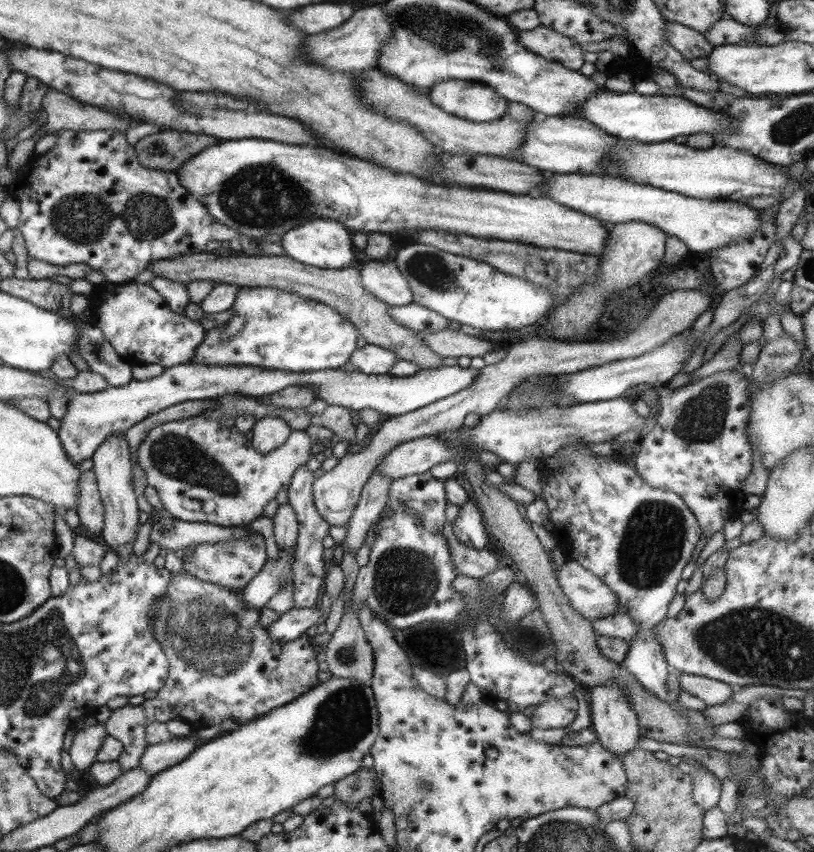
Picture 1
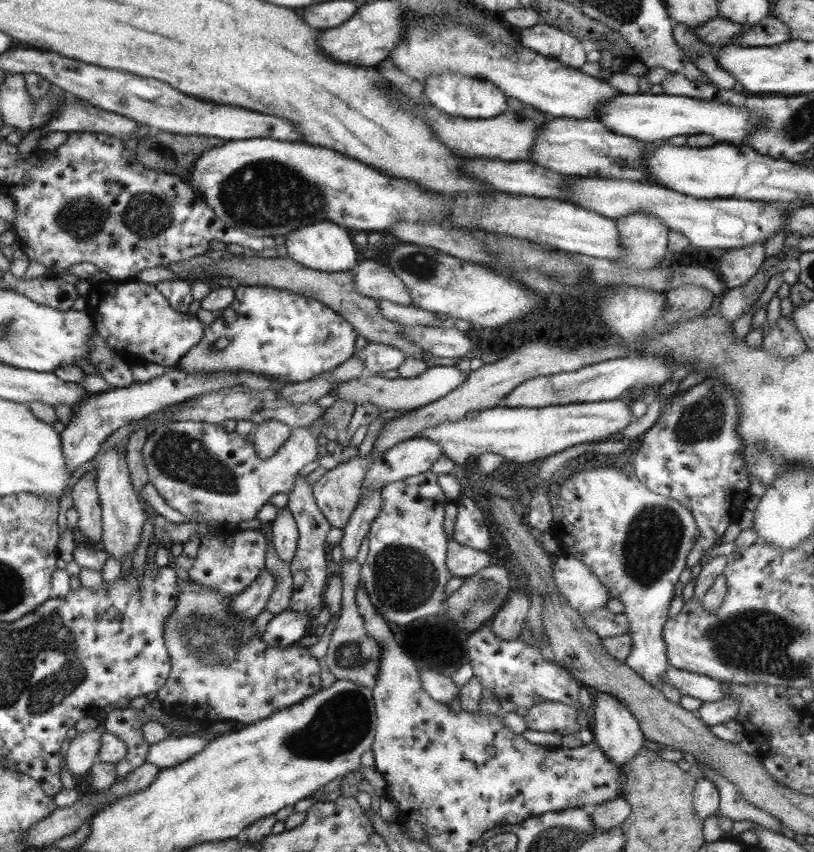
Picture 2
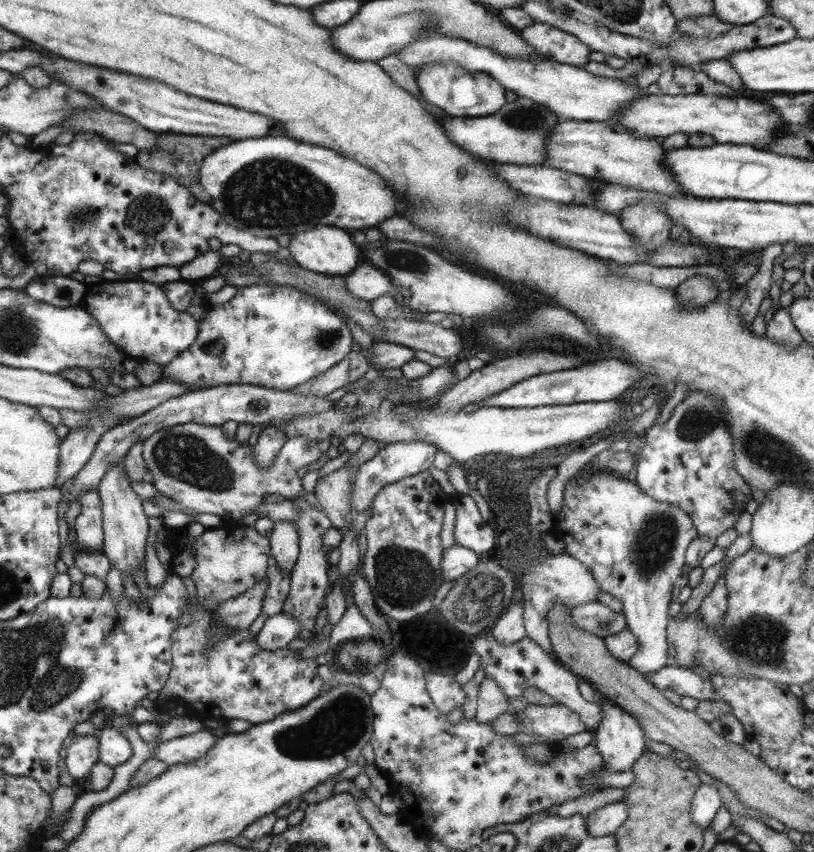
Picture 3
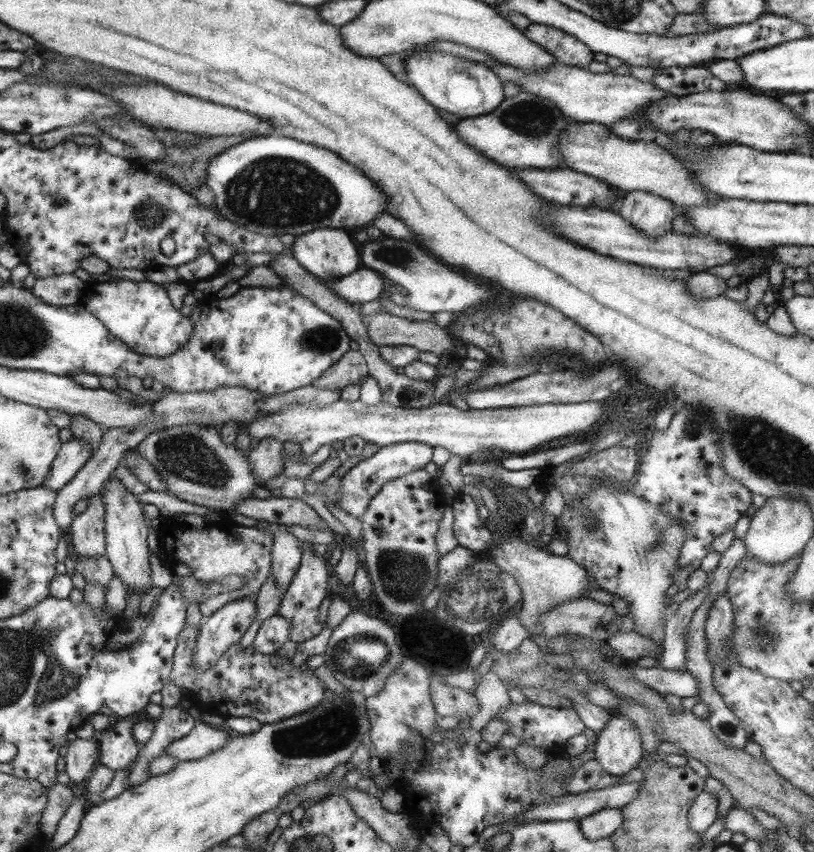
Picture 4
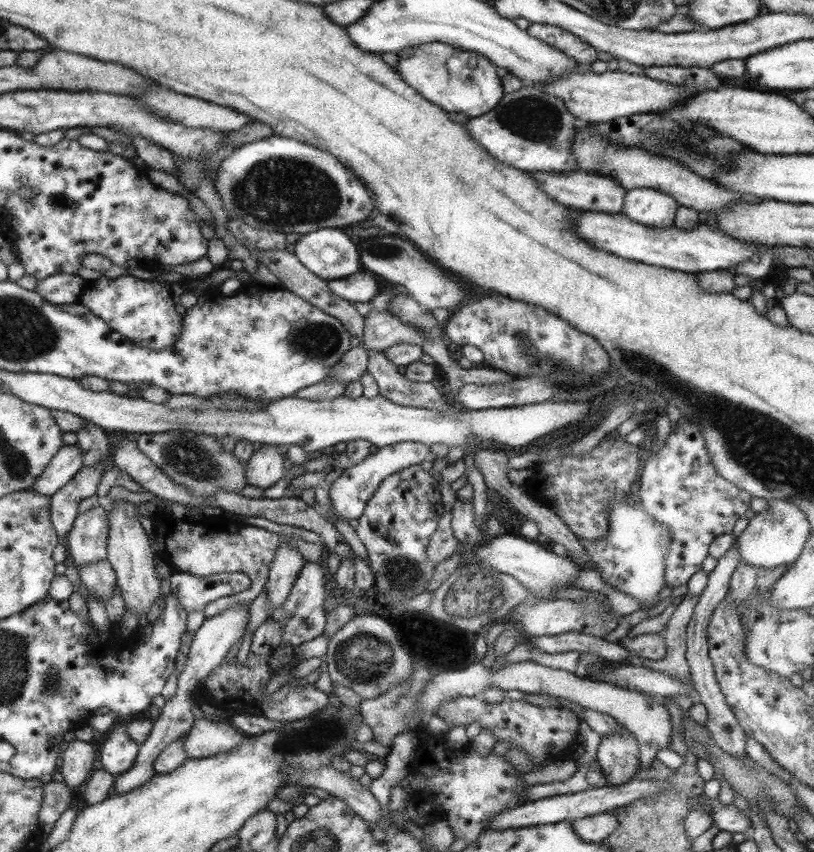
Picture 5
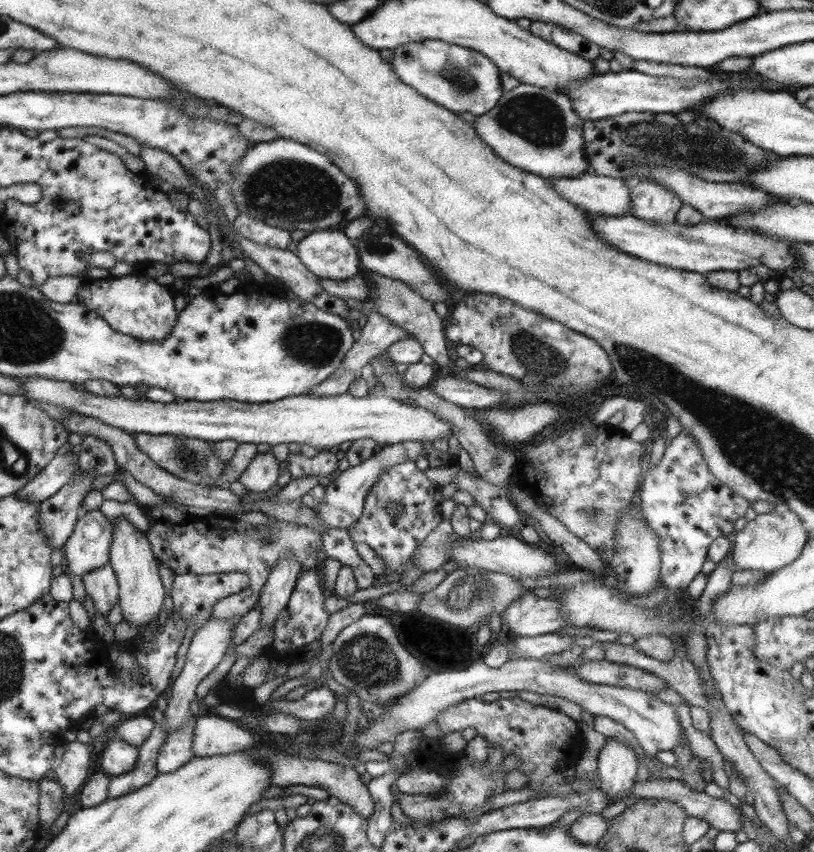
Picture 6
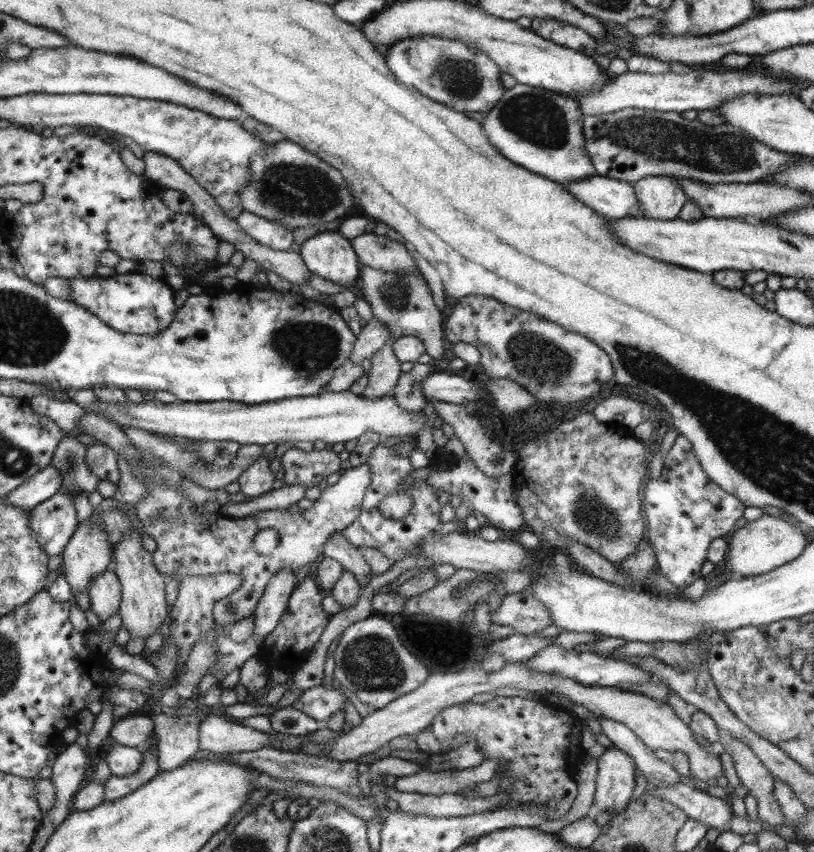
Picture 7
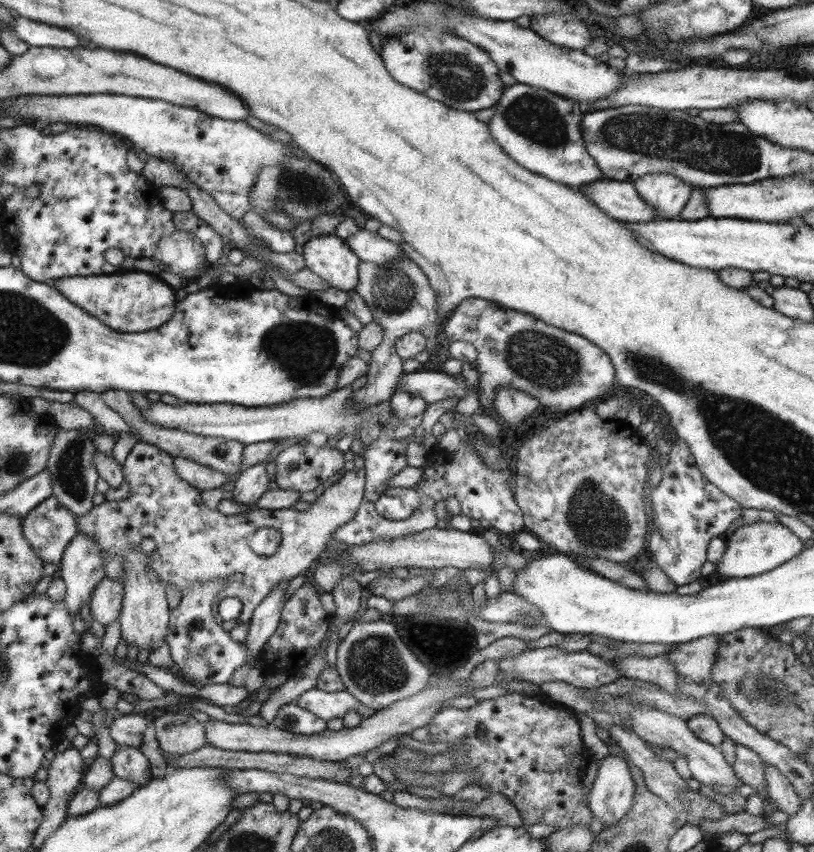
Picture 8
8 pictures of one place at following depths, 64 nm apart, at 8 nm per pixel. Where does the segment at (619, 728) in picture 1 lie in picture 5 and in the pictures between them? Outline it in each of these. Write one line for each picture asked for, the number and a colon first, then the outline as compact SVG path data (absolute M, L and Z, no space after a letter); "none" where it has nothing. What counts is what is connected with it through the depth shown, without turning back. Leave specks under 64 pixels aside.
2: M593 692L593 698L595 698L591 706L593 708L593 722L591 722L593 742L603 750L607 760L623 768L643 748L645 736L641 732L641 726L635 720L635 716L617 698L611 698L609 694L599 694L599 692Z
3: M601 702L603 720L593 730L593 746L607 772L627 772L645 752L639 722L613 702Z
4: M611 716L607 726L597 734L595 760L615 778L627 776L643 760L641 734L623 716Z
5: M613 732L613 734L605 734L601 736L601 744L597 746L597 764L603 772L603 776L607 778L607 786L609 788L617 788L627 784L629 780L633 780L635 772L639 770L639 746L633 734L629 732Z

